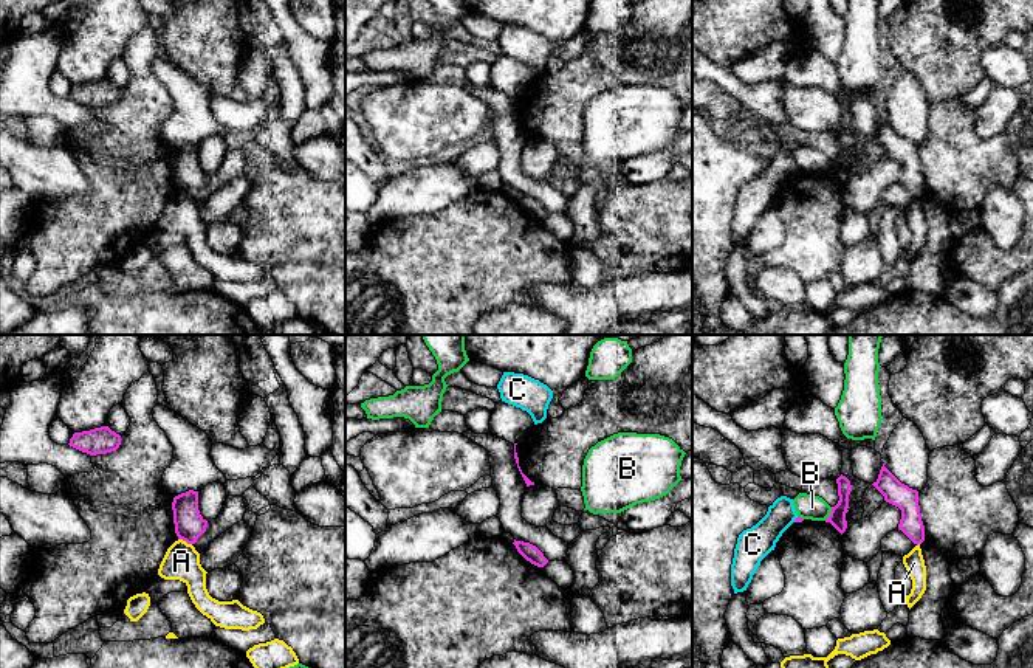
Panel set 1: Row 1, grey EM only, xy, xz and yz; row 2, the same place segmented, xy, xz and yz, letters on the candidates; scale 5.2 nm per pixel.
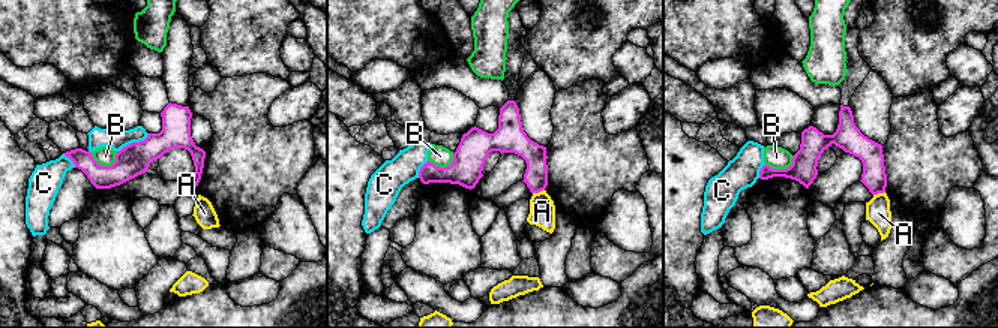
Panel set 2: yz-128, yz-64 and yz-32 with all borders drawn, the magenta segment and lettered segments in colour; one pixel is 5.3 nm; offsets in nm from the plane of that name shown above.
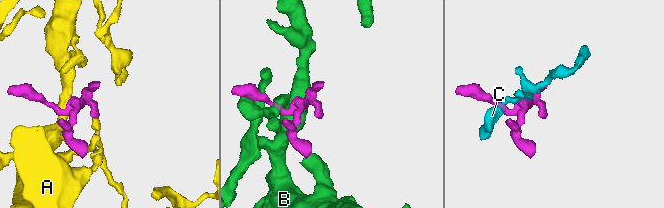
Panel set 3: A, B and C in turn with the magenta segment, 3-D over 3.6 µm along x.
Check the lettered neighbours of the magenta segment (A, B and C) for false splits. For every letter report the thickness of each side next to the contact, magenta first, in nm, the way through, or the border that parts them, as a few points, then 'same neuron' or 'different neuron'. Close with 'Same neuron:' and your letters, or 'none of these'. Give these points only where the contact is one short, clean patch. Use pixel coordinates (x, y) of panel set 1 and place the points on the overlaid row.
A: 160 nm thick on the magenta side, 190 nm on the other; border along xy (178, 538), (191, 544); different neuron
B: 90 nm thick on the magenta side, 130 nm on the other; different neuron
C: 30 nm thick on the magenta side, 170 nm on the other; different neuron
Same neuron: none of these

